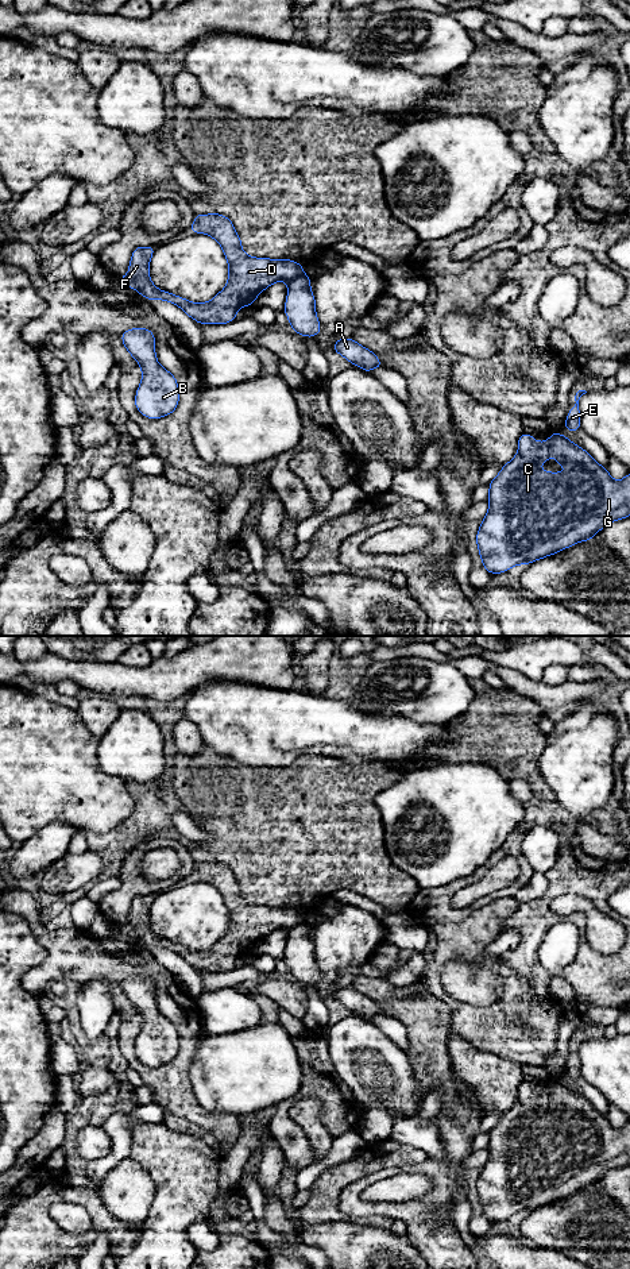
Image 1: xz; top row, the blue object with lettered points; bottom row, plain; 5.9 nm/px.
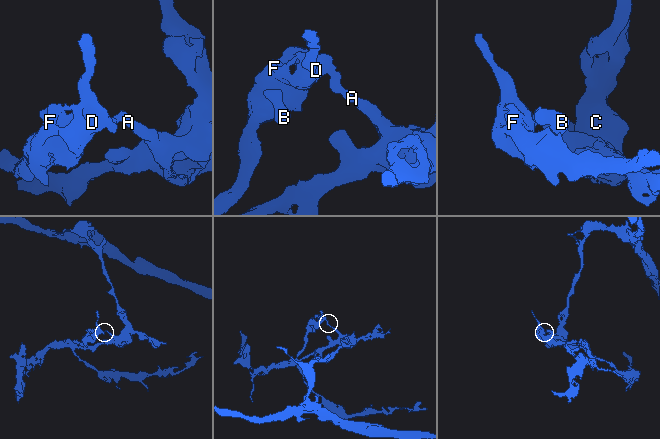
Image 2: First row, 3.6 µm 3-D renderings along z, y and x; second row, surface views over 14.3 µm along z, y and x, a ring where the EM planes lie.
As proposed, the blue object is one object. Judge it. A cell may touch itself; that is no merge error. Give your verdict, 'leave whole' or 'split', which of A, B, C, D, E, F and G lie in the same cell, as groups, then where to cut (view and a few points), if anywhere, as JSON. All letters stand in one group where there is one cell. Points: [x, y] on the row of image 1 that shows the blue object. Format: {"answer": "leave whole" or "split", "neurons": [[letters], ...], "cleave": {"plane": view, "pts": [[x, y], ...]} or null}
{"answer": "split", "neurons": [["A", "C", "E", "G"], ["B", "D", "F"]], "cleave": {"plane": "xz", "pts": [[302, 273], [286, 282]]}}

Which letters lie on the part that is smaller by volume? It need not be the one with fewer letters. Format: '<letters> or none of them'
B, D, F

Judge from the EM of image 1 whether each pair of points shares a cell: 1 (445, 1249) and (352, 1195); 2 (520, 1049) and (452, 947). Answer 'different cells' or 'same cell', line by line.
1: same cell
2: same cell

